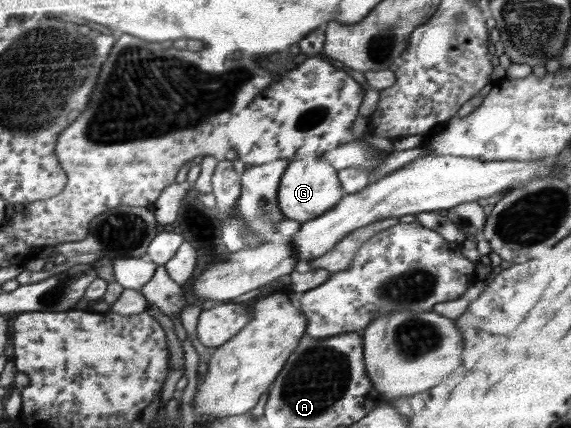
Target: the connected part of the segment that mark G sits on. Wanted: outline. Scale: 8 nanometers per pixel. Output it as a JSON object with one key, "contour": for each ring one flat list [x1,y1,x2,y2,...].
{"contour":[[307,155,293,159,285,168,278,188,278,208,282,210,284,219,305,223,327,214,342,201,344,195,338,169,329,164,323,155]]}

